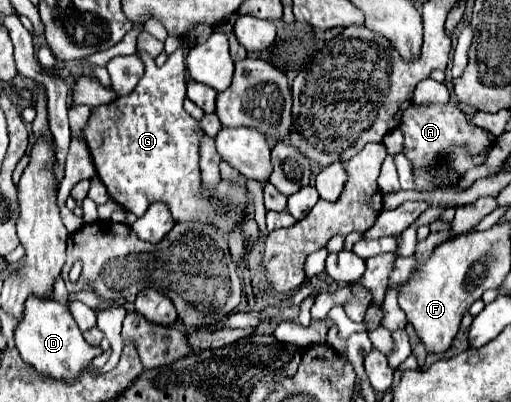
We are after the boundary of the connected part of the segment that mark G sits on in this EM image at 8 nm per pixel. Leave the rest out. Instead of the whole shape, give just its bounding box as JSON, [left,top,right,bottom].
[83,47,217,221]

